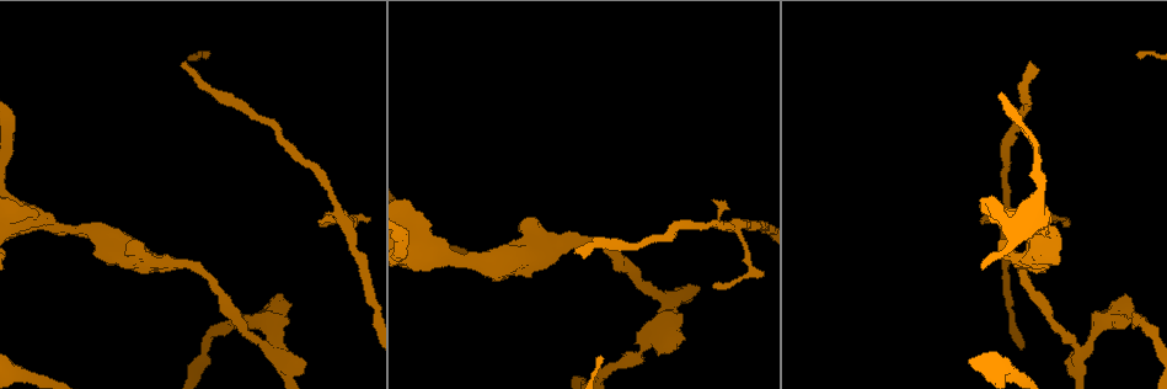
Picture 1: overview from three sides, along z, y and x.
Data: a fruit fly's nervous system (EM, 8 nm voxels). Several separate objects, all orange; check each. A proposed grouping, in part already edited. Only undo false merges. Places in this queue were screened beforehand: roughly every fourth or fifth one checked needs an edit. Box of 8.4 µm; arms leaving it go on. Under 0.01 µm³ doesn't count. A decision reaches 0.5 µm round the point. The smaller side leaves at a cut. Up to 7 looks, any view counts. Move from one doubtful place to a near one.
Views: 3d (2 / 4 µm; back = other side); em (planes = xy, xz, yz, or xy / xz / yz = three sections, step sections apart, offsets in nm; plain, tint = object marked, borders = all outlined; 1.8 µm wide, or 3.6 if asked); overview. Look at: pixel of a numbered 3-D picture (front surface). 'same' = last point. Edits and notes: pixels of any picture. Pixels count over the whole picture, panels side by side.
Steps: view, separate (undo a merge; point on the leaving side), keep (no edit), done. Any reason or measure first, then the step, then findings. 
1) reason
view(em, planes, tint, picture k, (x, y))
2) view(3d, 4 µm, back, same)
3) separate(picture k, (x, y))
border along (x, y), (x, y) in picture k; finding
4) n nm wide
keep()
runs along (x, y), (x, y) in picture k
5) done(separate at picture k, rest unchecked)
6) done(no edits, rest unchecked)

four-way junction
view(3d, 4 µm, picture 1, (272, 349))

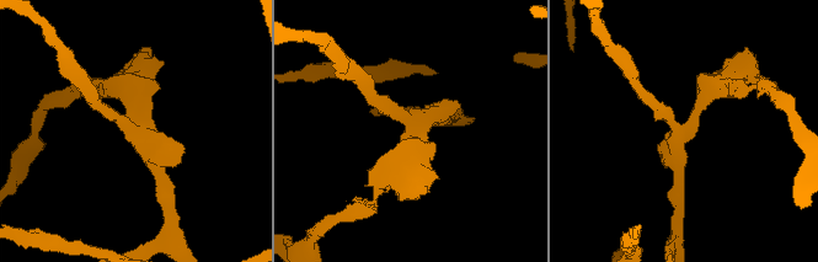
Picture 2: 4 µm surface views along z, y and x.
4 arms
view(em, planes, tint, picture 2, (404, 121))

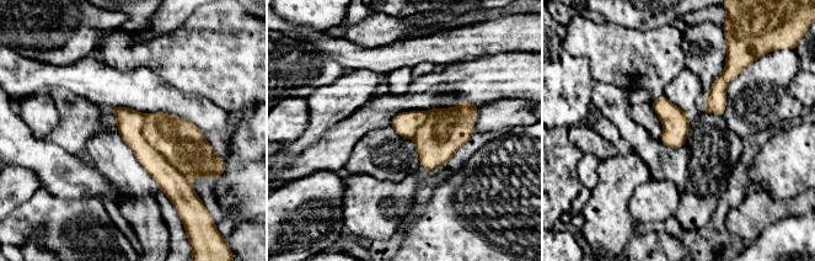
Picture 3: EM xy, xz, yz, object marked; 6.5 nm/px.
separate(picture 3, (183, 145))
border along (144, 115), (144, 138), (189, 181) in picture 3; two neurons meet here

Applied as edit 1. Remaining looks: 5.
two arms in line, one across
view(3d, 4 µm, picture 1, (348, 221))

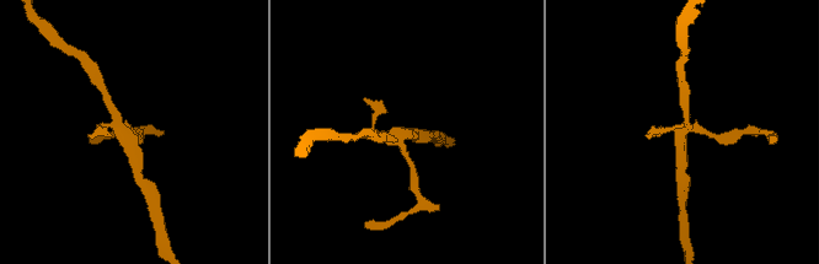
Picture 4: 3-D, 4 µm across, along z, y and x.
view(em, yz, step 16, tint, picture 4, (125, 133))

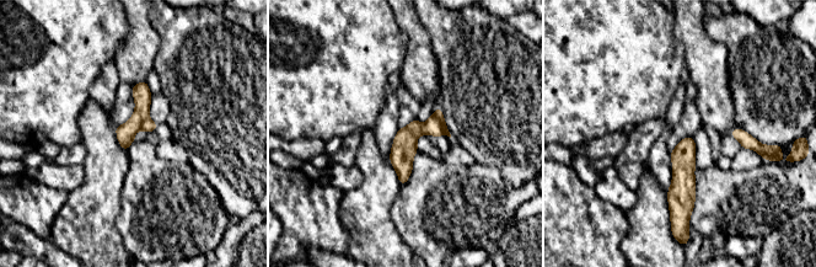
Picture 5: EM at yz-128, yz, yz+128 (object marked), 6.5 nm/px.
separate(picture 5, (148, 124))
two neurons meet here

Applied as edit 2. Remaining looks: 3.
looks like a crossing
view(3d, 4 µm, picture 1, (1021, 219))

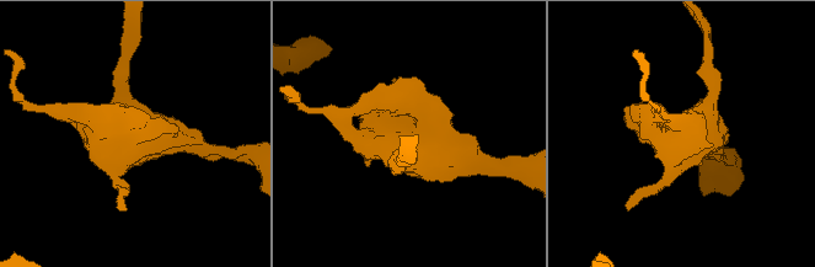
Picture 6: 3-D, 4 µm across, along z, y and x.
4 arms
view(em, 3.6 µm, yz, step 4, tint, picture 6, (429, 135))

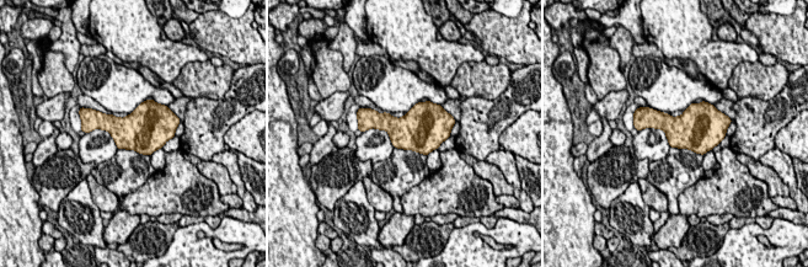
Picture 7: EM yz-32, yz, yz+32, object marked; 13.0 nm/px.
view(em, 3.6 µm, planes, tint, same)

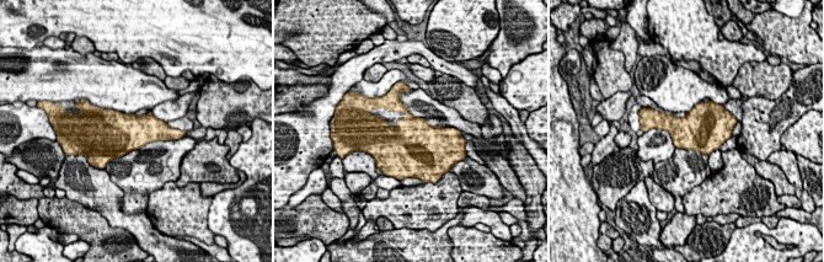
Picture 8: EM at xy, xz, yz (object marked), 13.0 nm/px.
480 nm wide
keep()
all the same neuron

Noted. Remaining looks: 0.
done(separate at picture 3, separate at picture 5, rest unchecked)

